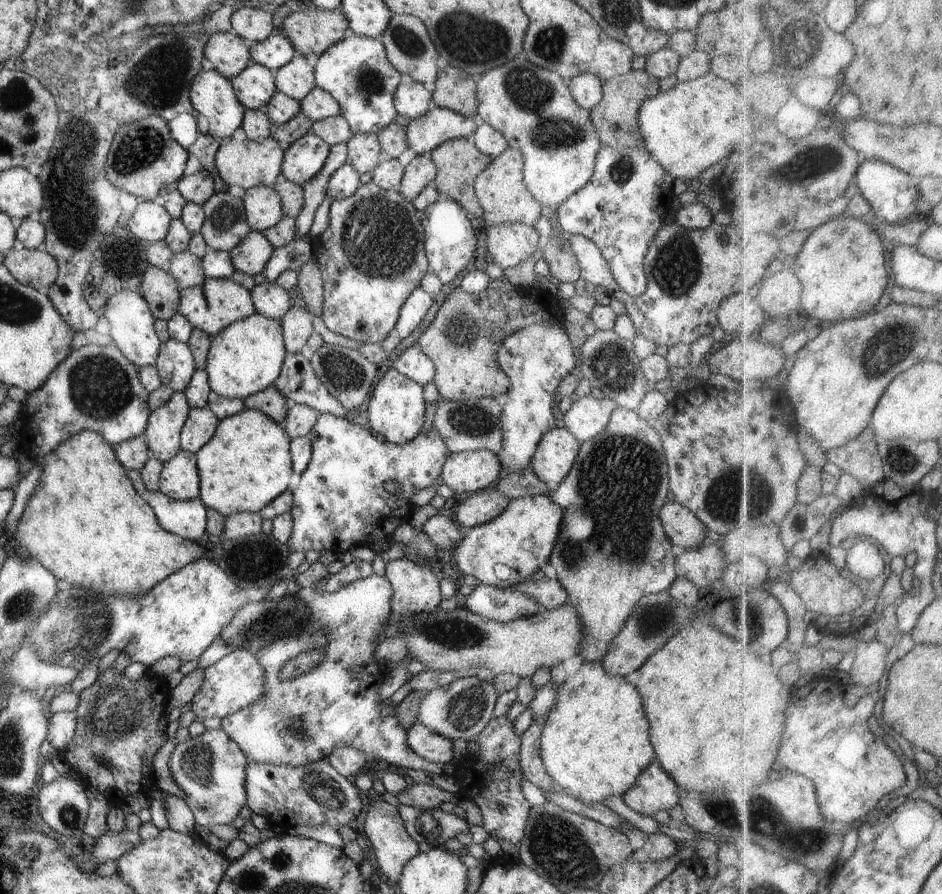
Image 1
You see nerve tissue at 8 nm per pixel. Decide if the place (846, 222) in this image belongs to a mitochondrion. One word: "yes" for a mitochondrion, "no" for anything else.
no

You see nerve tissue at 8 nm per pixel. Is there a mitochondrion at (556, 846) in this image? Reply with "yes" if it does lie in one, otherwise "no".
yes

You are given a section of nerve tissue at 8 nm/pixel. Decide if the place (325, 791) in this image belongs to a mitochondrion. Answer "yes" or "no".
yes

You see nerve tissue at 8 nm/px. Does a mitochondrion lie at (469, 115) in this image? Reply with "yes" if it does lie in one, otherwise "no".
no

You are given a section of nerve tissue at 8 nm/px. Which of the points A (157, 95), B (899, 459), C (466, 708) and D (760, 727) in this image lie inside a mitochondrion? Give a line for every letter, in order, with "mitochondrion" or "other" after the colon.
A: mitochondrion
B: mitochondrion
C: mitochondrion
D: other

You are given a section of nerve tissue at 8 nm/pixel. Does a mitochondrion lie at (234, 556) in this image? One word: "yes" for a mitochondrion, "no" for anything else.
no

